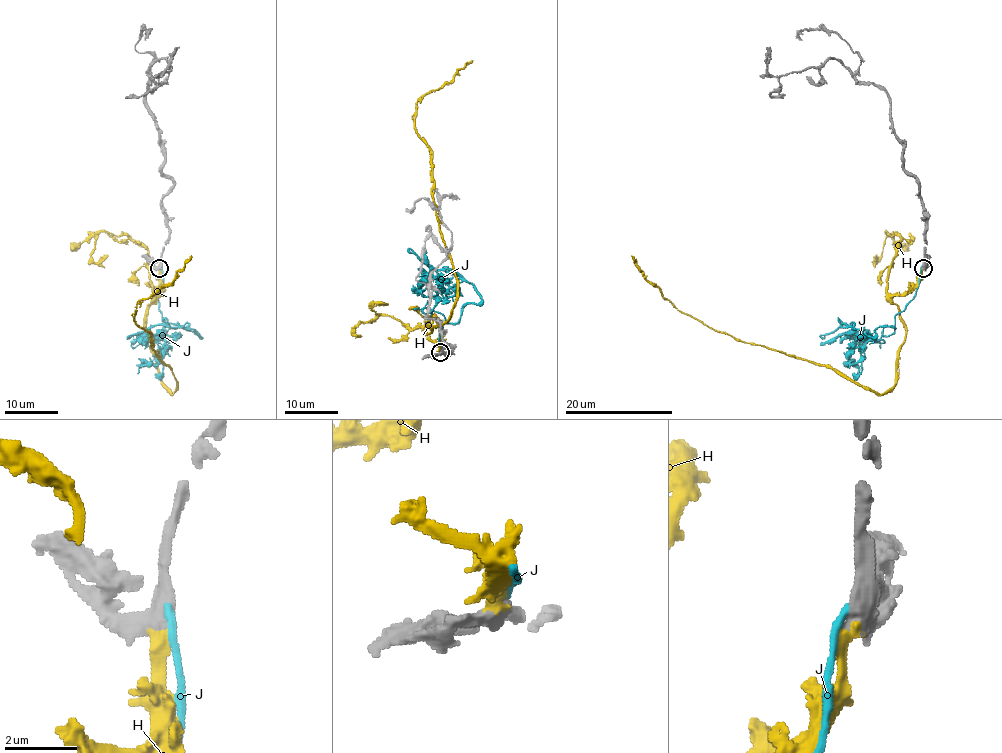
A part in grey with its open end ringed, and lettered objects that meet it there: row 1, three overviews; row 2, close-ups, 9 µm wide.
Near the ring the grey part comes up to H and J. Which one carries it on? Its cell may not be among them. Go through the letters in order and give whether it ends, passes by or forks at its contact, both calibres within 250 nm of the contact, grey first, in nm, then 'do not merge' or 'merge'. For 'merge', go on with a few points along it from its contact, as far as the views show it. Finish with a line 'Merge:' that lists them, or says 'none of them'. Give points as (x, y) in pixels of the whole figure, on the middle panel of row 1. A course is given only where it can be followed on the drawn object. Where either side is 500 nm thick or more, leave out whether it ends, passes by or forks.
H: it ends | 440/420 nm | merge | via (440, 352), (439, 325), (425, 333), (451, 315), (456, 277), (415, 114), (417, 101), (471, 59)
J: it ends | 480/220 nm | do not merge
Merge: H

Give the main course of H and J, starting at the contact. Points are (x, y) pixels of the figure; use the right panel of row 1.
H: (924, 268), (912, 289), (893, 297), (905, 333), (897, 382), (878, 394), (686, 315), (631, 255)
J: (922, 266), (914, 297), (895, 317), (894, 328), (878, 327), (873, 336), (867, 336), (847, 324), (820, 337)

